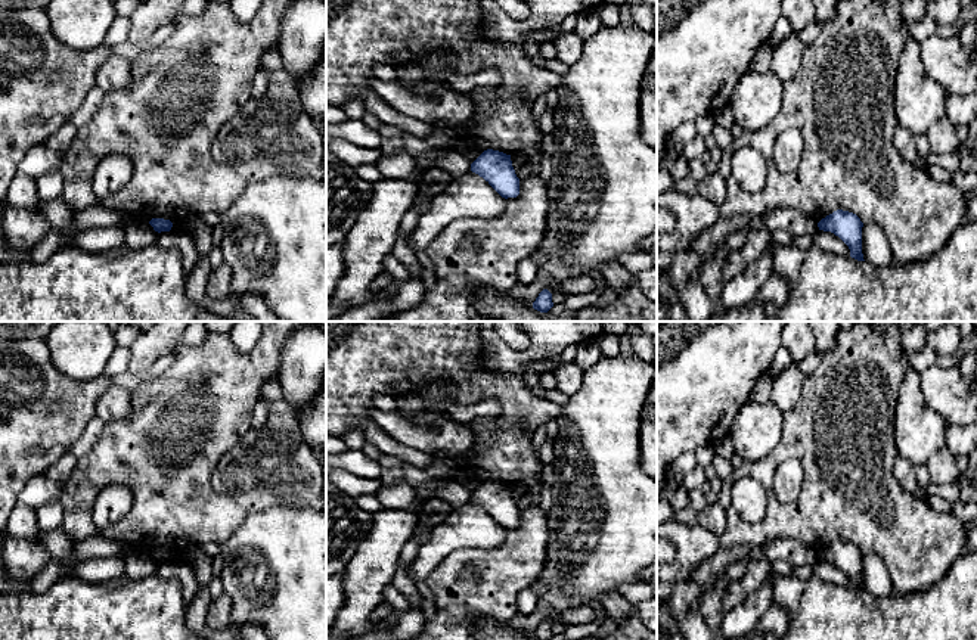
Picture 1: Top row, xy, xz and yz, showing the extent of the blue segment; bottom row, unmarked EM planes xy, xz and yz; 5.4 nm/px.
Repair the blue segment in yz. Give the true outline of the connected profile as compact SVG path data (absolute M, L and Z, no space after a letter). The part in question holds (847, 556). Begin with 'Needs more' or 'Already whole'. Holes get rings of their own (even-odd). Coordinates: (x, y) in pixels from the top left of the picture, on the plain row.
Already whole. M837 540L818 553L819 560L831 562L838 566L850 580L850 587L865 591L862 584L862 557L860 549L849 541Z

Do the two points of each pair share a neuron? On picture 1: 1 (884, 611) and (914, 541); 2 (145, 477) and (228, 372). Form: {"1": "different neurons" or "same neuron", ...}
{"1": "different neurons", "2": "same neuron"}

